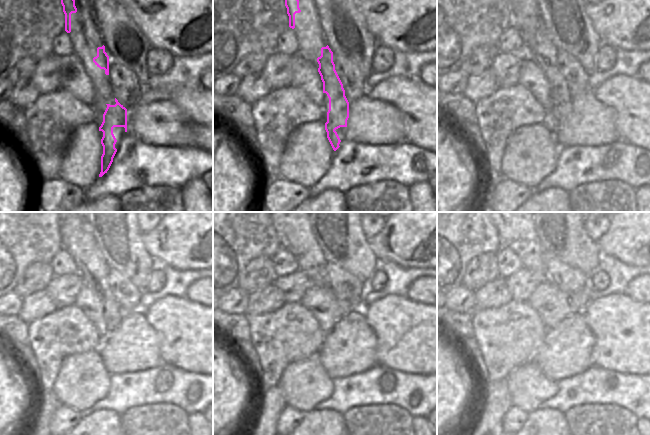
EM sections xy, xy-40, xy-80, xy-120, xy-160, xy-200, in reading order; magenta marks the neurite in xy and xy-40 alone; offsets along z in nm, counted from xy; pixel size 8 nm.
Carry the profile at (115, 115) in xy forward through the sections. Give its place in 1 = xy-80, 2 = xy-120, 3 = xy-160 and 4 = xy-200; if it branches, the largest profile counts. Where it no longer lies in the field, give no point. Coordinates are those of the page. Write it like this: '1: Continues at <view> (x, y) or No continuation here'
1: Continues at xy-80 (558, 90)
2: Continues at xy-120 (82, 237)
3: Continues at xy-160 (297, 232)
4: Continues at xy-200 (521, 232).

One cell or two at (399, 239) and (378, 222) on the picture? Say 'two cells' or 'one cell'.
two cells

